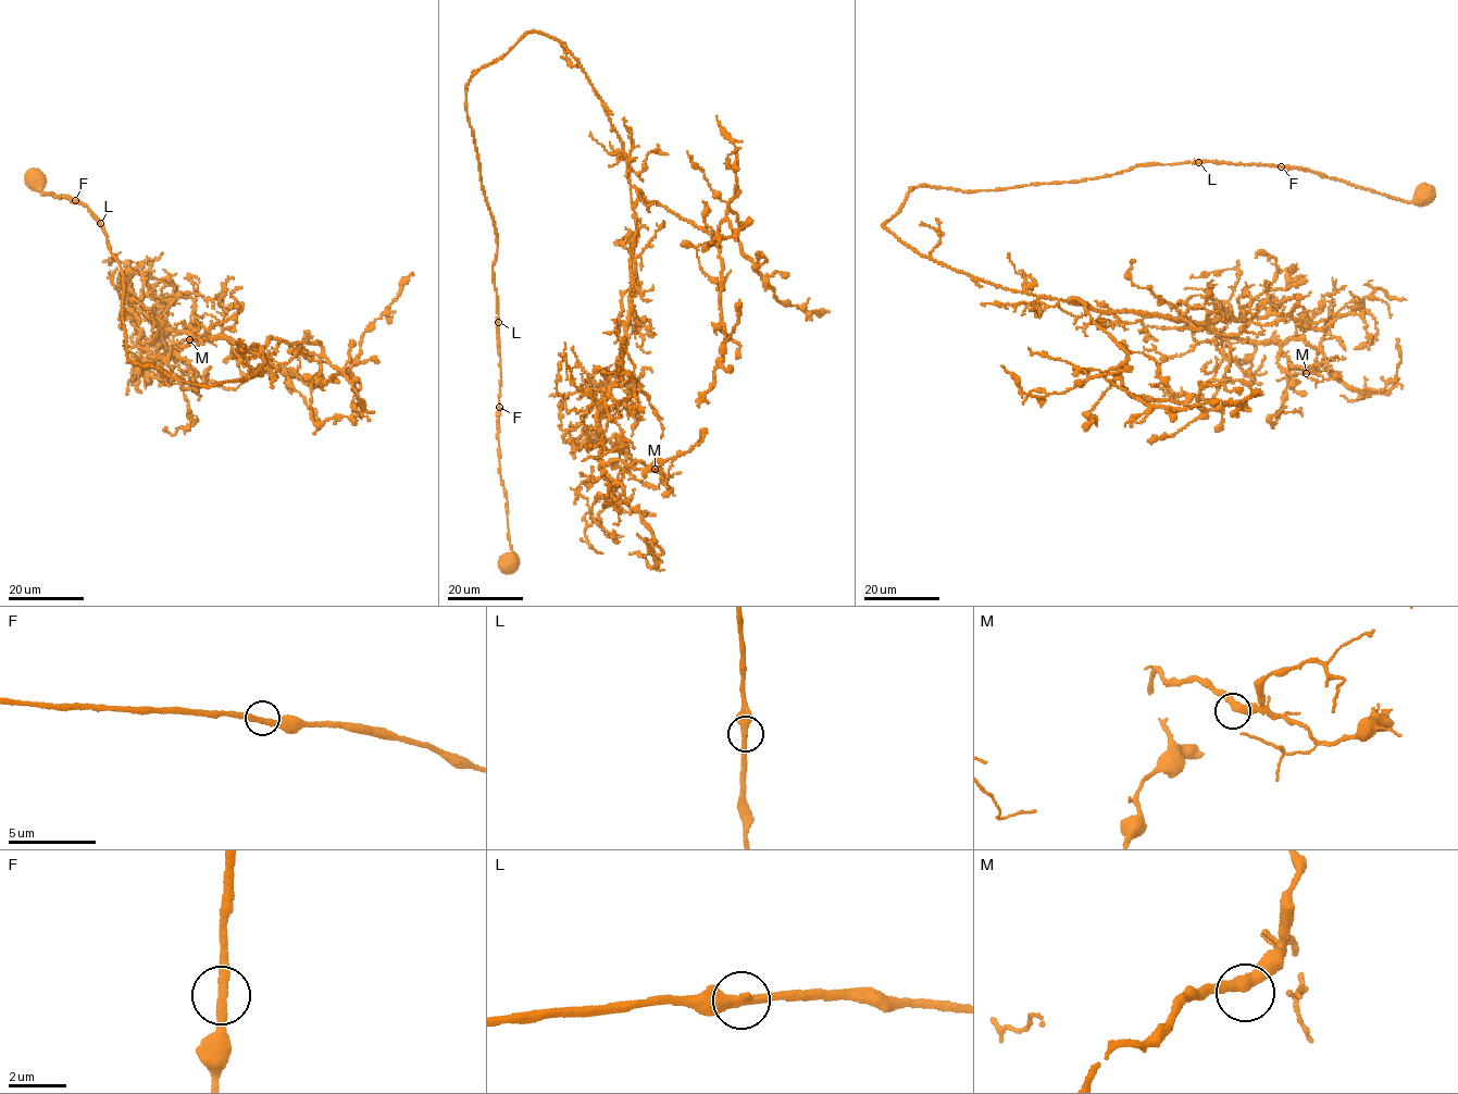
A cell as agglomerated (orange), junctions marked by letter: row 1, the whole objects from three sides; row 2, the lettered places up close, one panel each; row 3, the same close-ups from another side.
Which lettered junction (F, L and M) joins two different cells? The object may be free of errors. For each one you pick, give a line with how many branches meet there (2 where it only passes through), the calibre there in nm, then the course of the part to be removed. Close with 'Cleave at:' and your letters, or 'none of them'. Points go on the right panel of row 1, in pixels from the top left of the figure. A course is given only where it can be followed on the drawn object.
Cleave at: none of them

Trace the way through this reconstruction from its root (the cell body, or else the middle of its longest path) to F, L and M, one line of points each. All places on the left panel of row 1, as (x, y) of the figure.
F: (32, 178), (32, 184), (41, 195), (75, 200)
L: (32, 178), (32, 184), (41, 195), (64, 196), (85, 204), (100, 223)
M: (32, 178), (102, 227), (129, 361), (207, 386), (264, 362), (222, 334), (141, 349), (162, 360), (189, 339)

